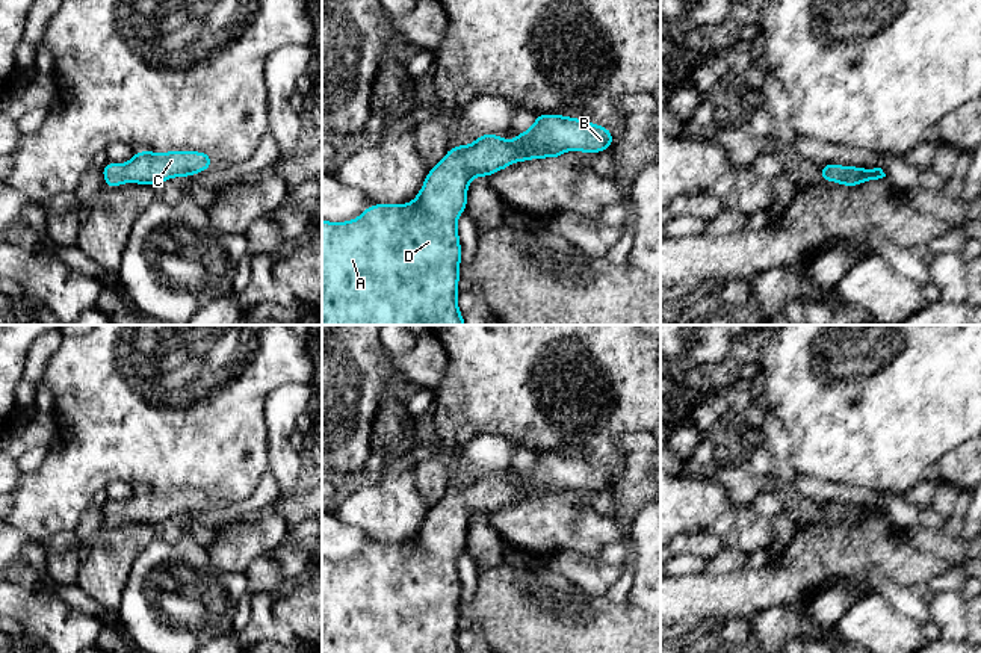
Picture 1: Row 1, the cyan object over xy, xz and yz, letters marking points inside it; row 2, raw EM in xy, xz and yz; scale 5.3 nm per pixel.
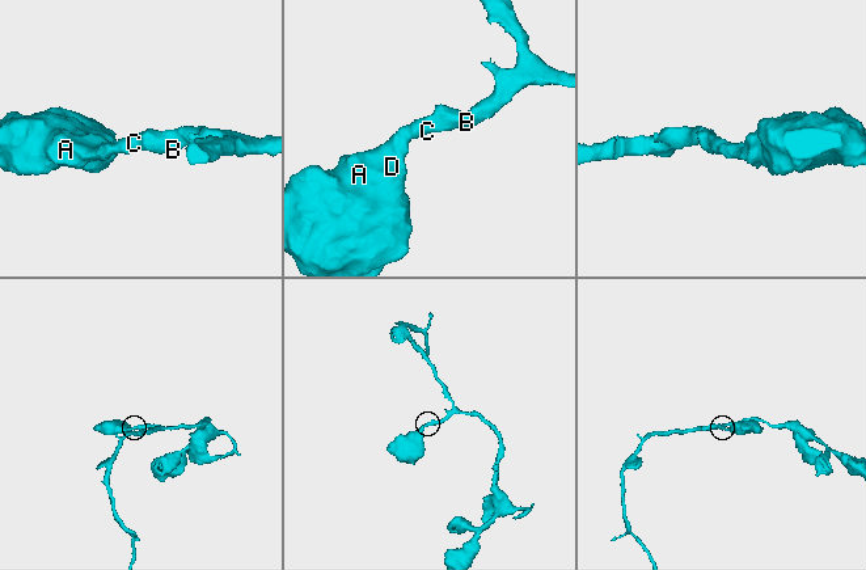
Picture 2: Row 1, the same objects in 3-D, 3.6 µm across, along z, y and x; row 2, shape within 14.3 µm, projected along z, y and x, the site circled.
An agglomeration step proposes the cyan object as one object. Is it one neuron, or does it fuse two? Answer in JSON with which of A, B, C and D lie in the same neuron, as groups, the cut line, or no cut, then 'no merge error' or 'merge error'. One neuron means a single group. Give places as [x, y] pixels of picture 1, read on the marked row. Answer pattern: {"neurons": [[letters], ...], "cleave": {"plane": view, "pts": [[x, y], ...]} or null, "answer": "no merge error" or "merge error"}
{"neurons": [["A", "B", "C", "D"]], "cleave": null, "answer": "no merge error"}

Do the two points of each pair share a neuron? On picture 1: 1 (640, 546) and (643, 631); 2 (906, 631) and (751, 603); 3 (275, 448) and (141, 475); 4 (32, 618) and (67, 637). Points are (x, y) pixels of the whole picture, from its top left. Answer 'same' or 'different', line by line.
1: different
2: different
3: different
4: same

